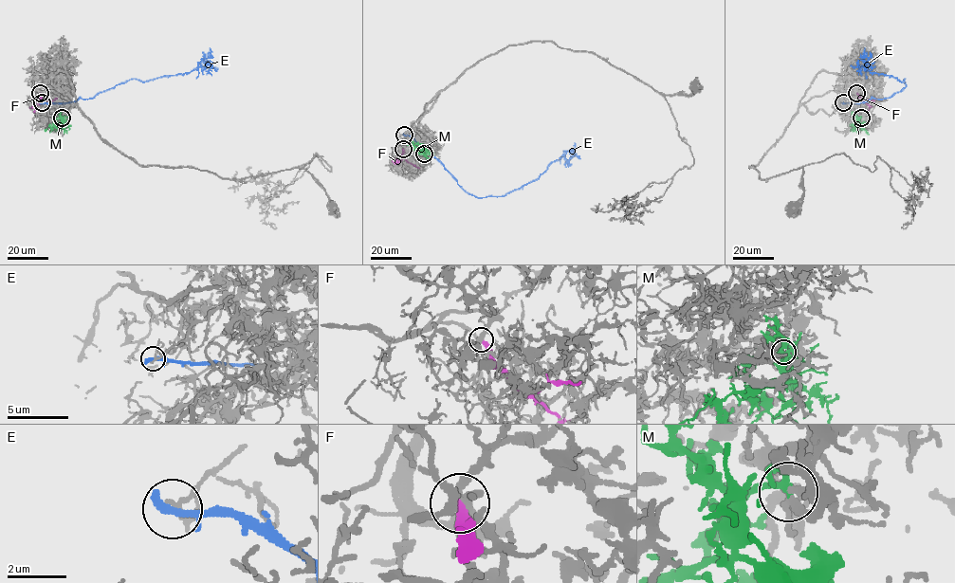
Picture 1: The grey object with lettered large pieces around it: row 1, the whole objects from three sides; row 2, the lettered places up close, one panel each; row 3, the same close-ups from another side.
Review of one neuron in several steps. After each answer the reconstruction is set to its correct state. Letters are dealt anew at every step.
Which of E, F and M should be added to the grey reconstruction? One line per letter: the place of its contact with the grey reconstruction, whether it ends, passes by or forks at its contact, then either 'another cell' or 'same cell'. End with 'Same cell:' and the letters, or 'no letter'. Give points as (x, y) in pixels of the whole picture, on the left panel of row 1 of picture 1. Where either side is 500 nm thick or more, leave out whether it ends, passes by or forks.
E: (42, 102) | it passes by | another cell
F: (40, 93) | it ends | another cell
M: (62, 118) | it forks | same cell
Same cell: M

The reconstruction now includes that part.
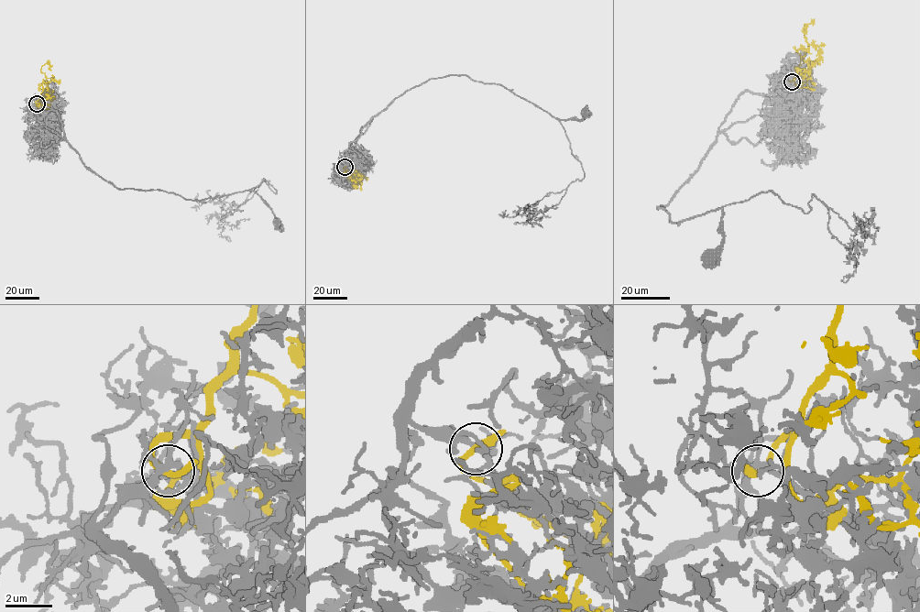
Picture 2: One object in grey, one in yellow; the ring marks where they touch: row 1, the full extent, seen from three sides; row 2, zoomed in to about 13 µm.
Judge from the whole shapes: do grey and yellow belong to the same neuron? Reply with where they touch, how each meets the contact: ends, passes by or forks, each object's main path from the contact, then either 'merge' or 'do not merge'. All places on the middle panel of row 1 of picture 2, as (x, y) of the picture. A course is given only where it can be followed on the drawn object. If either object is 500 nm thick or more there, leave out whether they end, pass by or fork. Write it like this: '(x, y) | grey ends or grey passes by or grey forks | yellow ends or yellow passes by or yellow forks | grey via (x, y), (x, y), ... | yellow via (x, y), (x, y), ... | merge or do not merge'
(344, 167) | grey forks | yellow passes by | grey via (344, 168), (340, 162), (373, 117), (430, 79), (466, 75), (500, 84), (562, 119), (579, 121), (585, 112) | yellow via (344, 168), (351, 173), (347, 176), (359, 178) | do not merge

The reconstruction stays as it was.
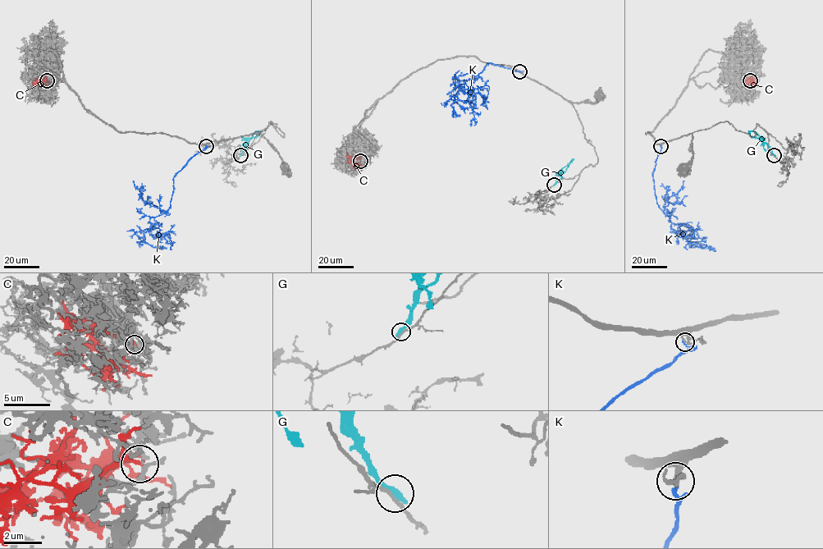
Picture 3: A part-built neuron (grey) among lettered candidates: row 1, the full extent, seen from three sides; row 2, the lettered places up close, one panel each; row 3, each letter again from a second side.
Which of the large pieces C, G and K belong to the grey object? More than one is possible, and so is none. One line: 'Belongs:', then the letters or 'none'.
Belongs: C

